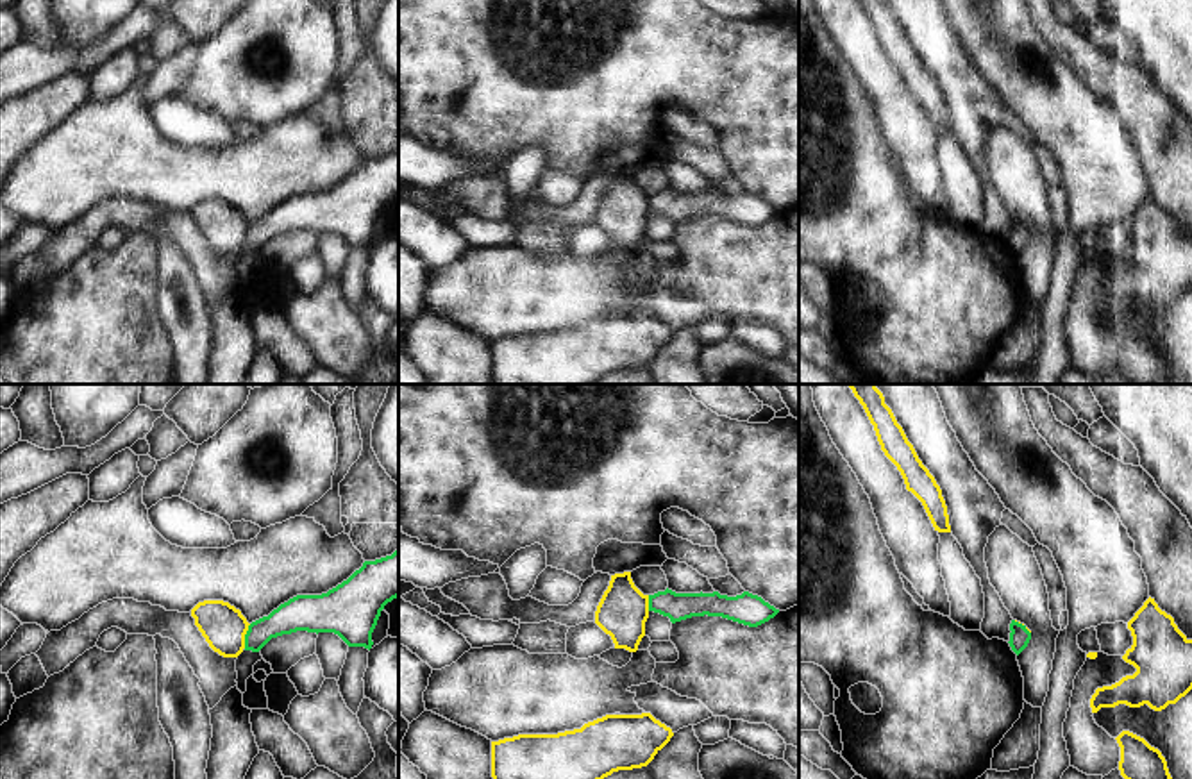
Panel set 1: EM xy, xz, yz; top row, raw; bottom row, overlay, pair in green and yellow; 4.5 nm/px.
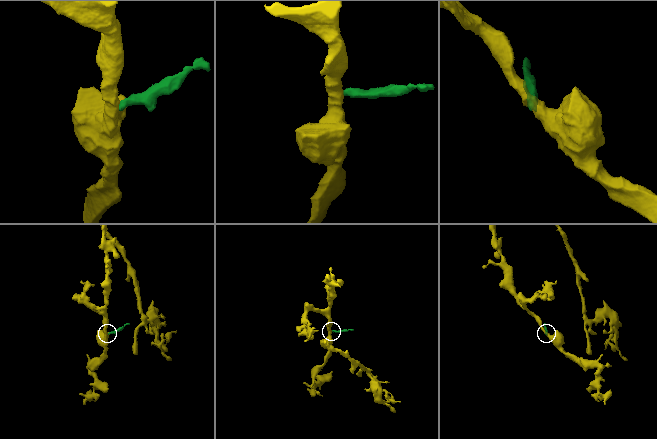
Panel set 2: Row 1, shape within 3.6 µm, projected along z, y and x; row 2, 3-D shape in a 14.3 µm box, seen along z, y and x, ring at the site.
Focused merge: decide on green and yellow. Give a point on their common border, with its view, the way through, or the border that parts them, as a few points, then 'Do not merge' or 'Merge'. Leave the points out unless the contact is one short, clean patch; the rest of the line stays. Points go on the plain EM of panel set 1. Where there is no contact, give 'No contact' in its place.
Touches green at xy (245, 236). Boundary: xy (251, 224), (243, 247). Do not merge

